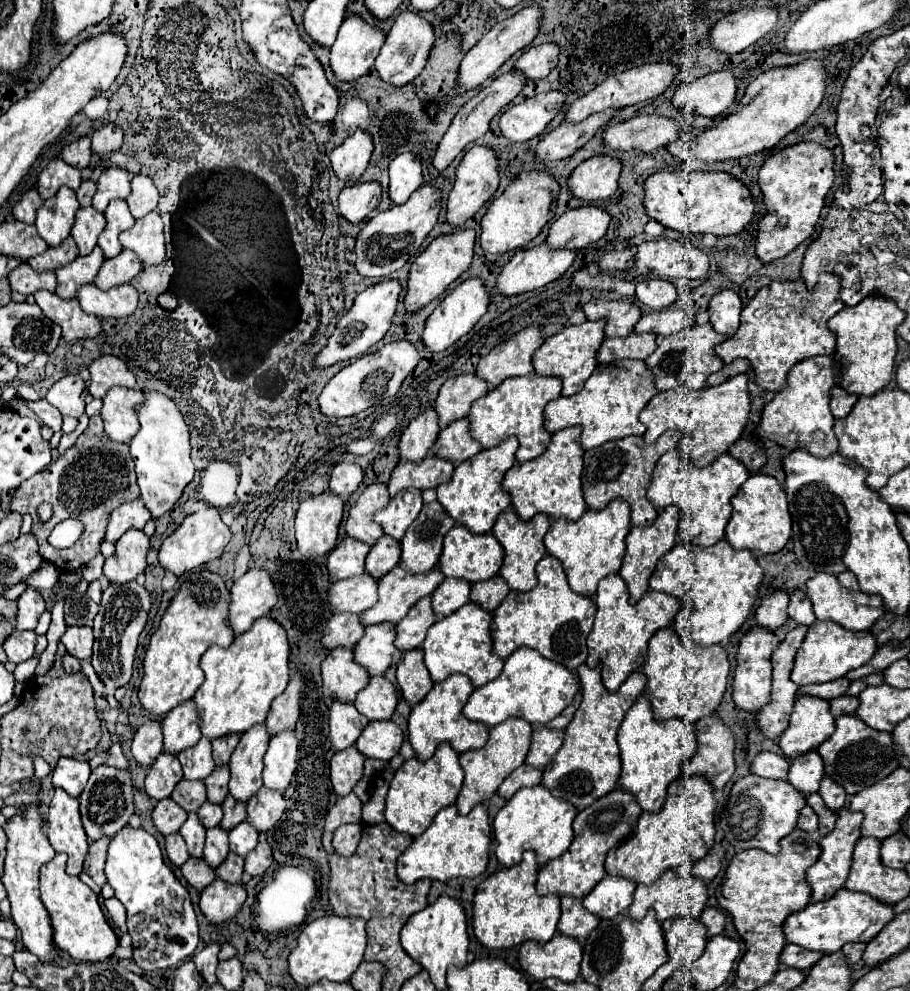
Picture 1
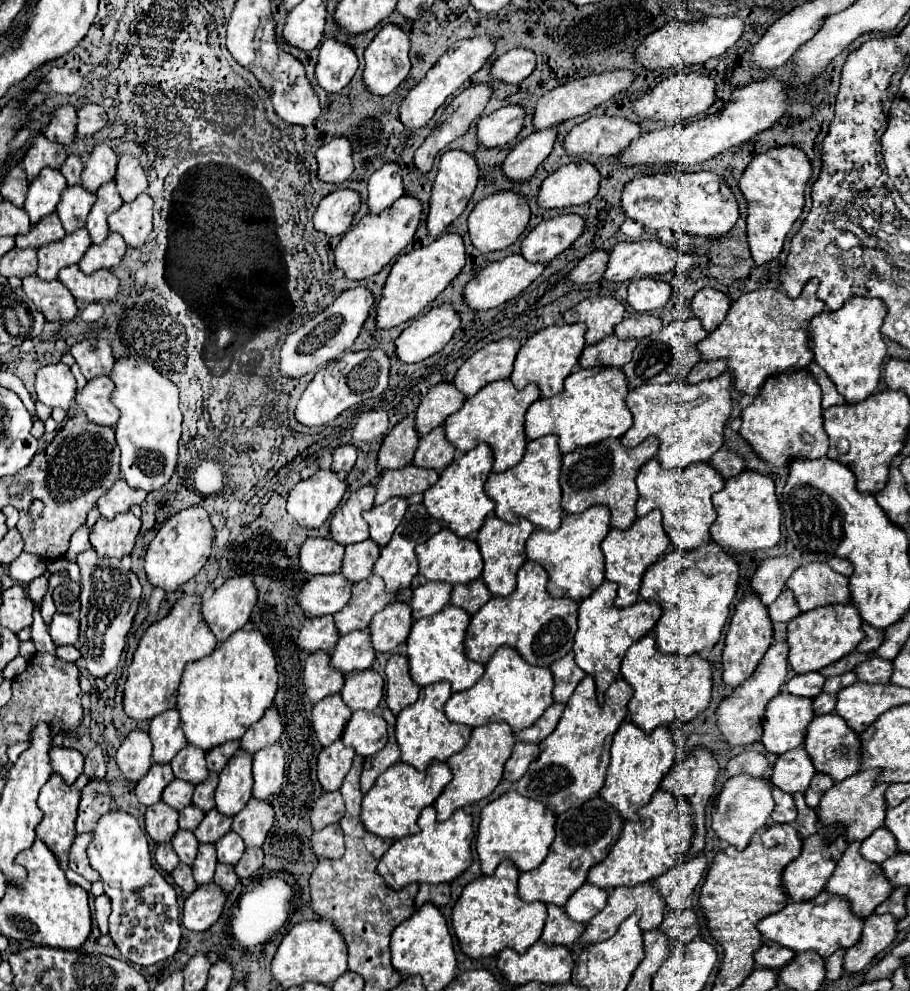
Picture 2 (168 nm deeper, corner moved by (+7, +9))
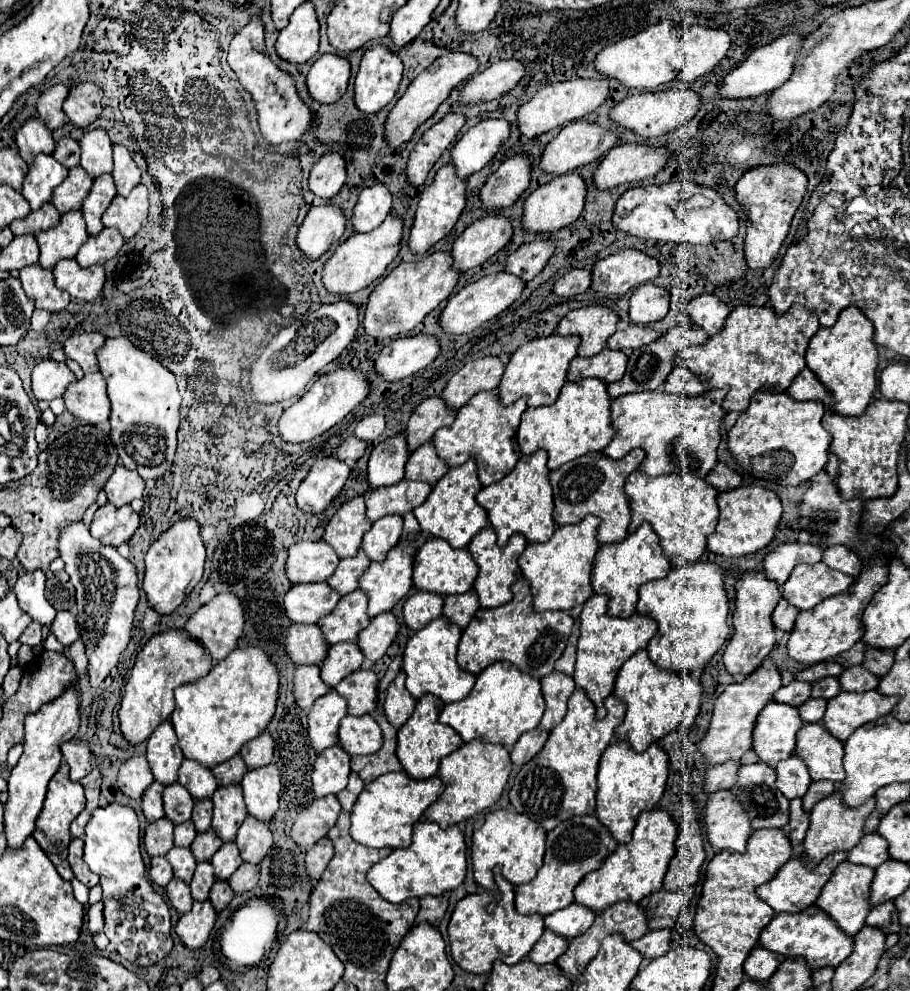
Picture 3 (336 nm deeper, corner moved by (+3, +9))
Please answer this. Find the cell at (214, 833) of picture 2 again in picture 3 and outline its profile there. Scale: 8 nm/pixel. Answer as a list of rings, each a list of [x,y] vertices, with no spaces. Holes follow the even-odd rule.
[[[208,829],[208,831],[204,831],[204,833],[198,833],[196,839],[194,839],[194,843],[190,845],[196,861],[210,861],[212,855],[214,855],[214,853],[218,851],[218,847],[222,845],[222,839],[220,839],[216,833],[212,833],[212,831],[214,831],[214,829]]]

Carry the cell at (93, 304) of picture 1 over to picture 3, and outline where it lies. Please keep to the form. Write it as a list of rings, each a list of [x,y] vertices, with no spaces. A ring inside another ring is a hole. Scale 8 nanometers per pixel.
[[[62,259],[54,267],[54,279],[56,287],[68,291],[72,297],[94,301],[106,283],[106,273],[102,265],[92,265],[88,269],[82,269],[76,259]]]

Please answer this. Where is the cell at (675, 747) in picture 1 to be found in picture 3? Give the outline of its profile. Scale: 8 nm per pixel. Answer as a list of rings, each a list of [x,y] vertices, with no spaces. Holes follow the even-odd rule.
[[[614,741],[602,755],[598,769],[598,797],[596,815],[610,829],[618,843],[628,843],[642,811],[652,809],[664,793],[668,779],[668,753],[658,745],[650,745],[644,753],[636,753],[628,741]]]

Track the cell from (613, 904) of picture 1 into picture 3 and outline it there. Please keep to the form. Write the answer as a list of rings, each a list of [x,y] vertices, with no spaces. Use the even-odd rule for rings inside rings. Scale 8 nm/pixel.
[[[572,903],[544,919],[546,927],[552,929],[554,933],[564,935],[566,939],[574,939],[576,935],[584,933],[596,919],[596,911],[586,909],[580,903]]]

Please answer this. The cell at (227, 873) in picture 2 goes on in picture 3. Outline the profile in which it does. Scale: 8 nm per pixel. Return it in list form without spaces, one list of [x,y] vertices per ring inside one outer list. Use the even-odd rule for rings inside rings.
[[[218,879],[218,881],[212,885],[208,899],[212,901],[212,905],[214,905],[216,911],[222,911],[222,909],[232,901],[232,897],[234,897],[234,891],[230,889],[230,883]]]

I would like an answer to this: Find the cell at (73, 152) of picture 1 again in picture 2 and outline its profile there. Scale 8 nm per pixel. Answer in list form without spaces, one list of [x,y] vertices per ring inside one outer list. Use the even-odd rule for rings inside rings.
[[[64,103],[56,111],[52,111],[52,117],[50,117],[48,127],[44,129],[44,135],[50,141],[68,145],[72,143],[74,133],[76,133],[76,107]]]

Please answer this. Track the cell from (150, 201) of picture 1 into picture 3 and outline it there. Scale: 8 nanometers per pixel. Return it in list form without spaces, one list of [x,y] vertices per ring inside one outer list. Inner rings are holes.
[[[114,145],[112,175],[114,175],[118,195],[122,195],[122,197],[126,197],[142,181],[142,173],[140,173],[138,165],[132,161],[132,155],[128,153],[128,149],[124,145]]]

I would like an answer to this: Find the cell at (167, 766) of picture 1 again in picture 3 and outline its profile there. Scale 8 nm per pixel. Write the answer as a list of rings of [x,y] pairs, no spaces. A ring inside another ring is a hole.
[[[154,781],[142,795],[142,811],[146,815],[148,821],[160,819],[164,817],[164,805],[162,805],[162,791],[164,785],[160,785],[158,781]]]

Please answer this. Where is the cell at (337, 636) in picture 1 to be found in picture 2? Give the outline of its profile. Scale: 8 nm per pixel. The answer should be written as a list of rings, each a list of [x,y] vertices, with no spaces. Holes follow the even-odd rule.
[[[314,617],[314,619],[304,621],[298,635],[298,645],[306,653],[316,653],[316,651],[332,653],[338,639],[340,635],[336,633],[332,617]]]

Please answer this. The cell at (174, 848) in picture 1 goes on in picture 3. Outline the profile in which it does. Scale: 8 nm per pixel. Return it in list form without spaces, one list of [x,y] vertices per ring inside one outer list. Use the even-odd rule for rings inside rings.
[[[160,855],[160,857],[152,857],[148,875],[150,875],[150,879],[152,879],[156,885],[160,885],[160,887],[166,887],[168,881],[174,877],[174,873],[172,873],[172,865],[168,863],[168,859],[166,859],[164,855]]]

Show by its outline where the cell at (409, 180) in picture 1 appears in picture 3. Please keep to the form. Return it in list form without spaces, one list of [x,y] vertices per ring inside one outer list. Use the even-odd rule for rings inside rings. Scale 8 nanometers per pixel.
[[[384,183],[366,187],[360,193],[358,203],[354,207],[352,225],[358,233],[372,231],[382,225],[382,221],[386,219],[390,209],[392,209],[392,193]]]

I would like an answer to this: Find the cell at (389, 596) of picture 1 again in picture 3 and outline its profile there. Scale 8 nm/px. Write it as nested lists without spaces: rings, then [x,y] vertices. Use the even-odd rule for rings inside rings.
[[[356,589],[348,595],[342,597],[340,607],[336,607],[336,613],[330,613],[320,621],[322,633],[328,639],[330,645],[348,641],[356,643],[358,633],[368,627],[370,617],[368,617],[368,595],[362,589]]]

